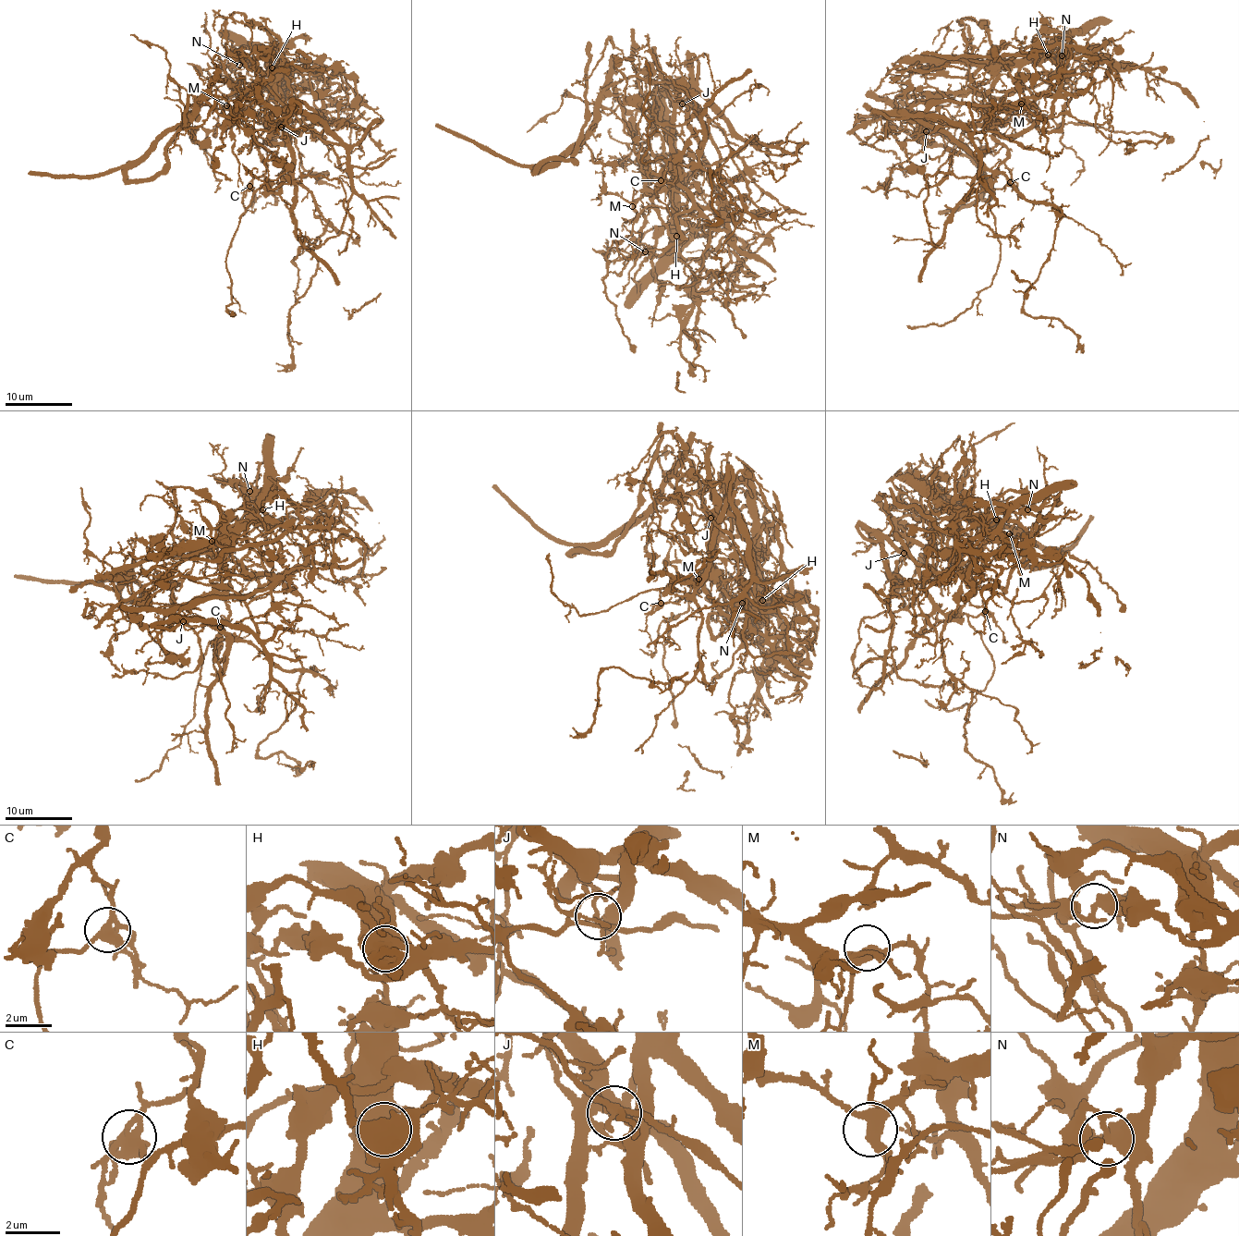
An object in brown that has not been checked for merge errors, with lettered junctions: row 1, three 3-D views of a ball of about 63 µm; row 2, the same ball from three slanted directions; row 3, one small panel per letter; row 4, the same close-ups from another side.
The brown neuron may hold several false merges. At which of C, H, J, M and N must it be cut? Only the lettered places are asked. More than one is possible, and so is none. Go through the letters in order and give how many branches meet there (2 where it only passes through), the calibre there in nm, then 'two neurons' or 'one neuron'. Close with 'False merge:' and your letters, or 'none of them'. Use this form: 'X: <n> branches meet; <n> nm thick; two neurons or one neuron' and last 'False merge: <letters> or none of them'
C: 3 branches meet; 400 nm thick; two neurons
H: 3 branches meet; 380 nm thick; one neuron
J: 4 branches meet; 150 nm thick; two neurons
M: 3 branches meet; 360 nm thick; one neuron
N: 3 branches meet; 320 nm thick; two neurons
False merge: C, J, N

